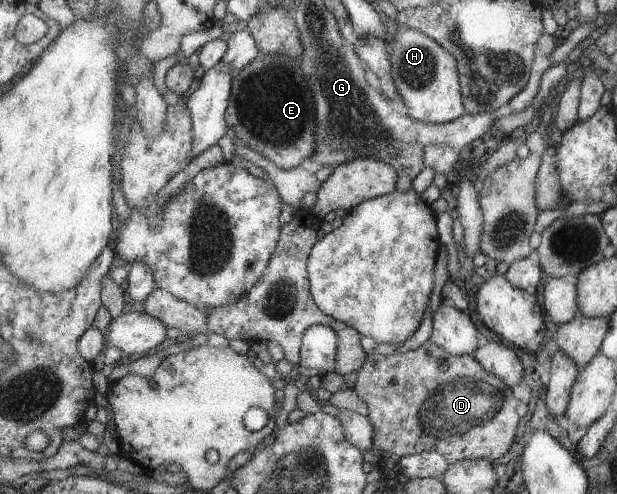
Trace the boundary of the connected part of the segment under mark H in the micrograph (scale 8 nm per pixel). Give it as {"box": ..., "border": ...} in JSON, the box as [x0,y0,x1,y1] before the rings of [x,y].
{"box":[389,29,467,124],"border":[[[415,29],[403,30],[389,42],[393,78],[399,89],[404,109],[418,121],[445,124],[467,114],[462,95],[458,60],[438,41]]]}

